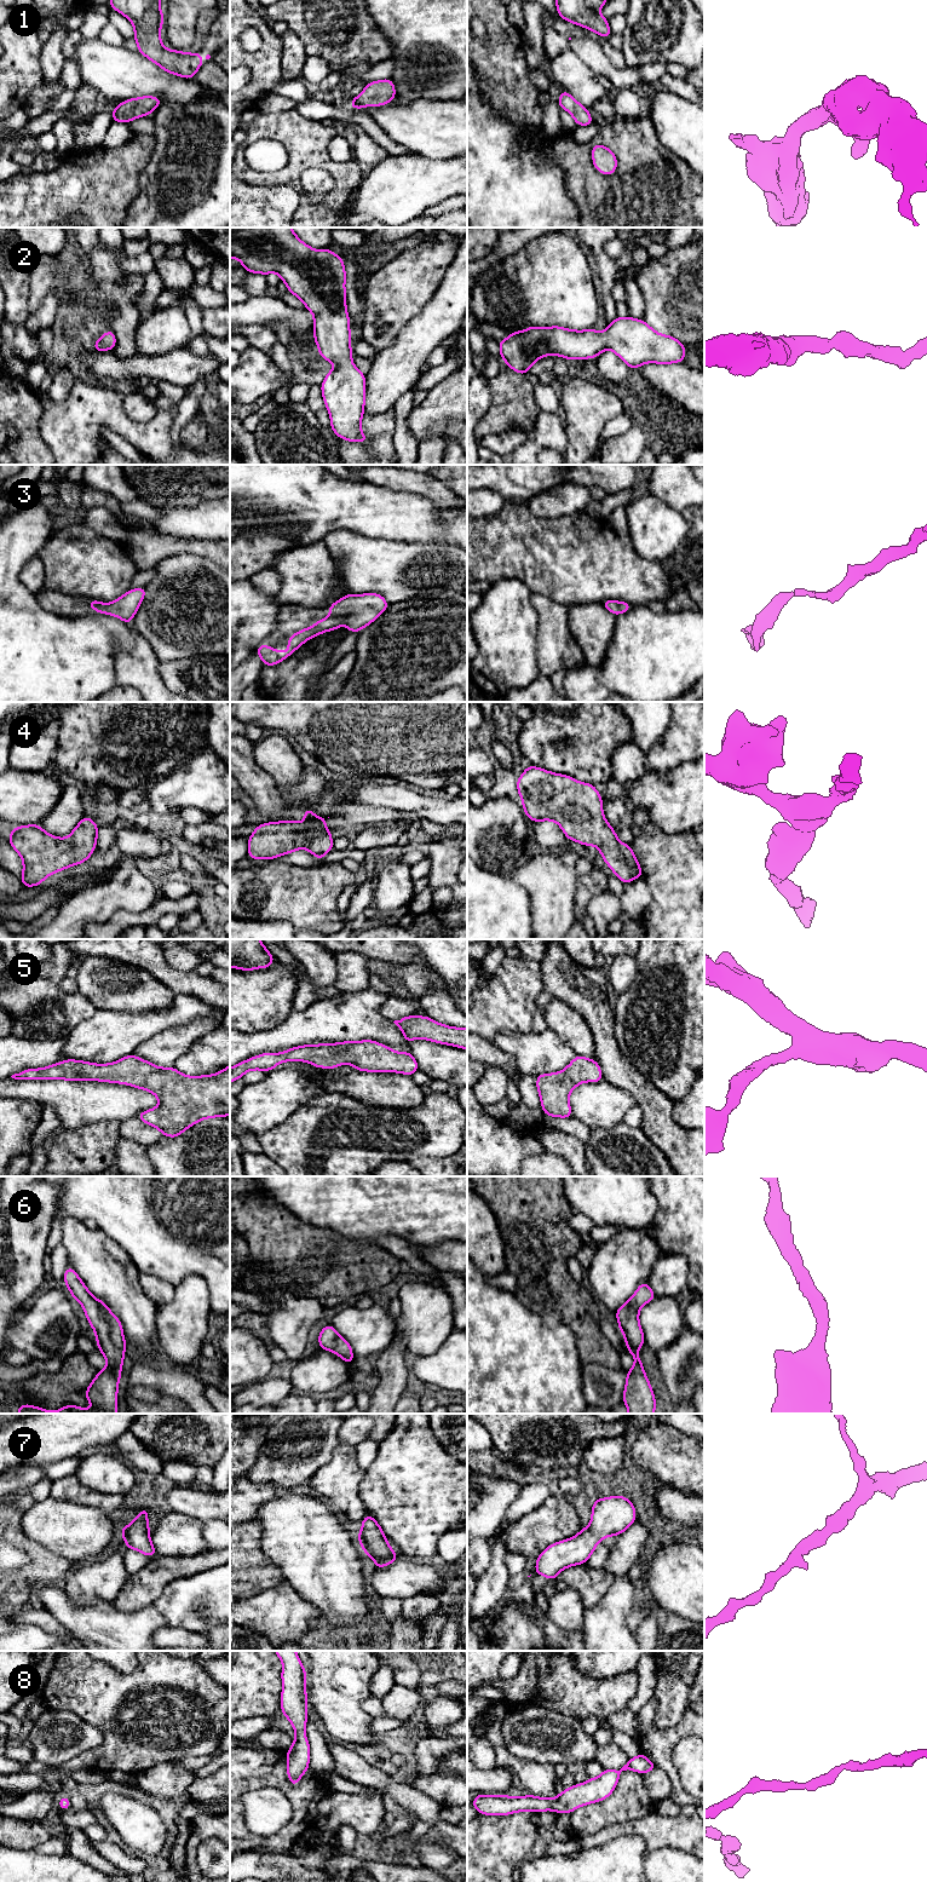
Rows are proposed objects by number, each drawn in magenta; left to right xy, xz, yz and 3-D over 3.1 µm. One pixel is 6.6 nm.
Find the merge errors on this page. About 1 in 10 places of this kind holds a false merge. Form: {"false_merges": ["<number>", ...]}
{"false_merges": []}

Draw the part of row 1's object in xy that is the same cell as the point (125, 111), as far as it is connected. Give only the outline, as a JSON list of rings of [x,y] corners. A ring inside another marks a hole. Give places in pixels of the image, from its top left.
[[[152,96],[127,99],[113,109],[113,122],[127,123],[140,116],[149,116],[163,100]]]

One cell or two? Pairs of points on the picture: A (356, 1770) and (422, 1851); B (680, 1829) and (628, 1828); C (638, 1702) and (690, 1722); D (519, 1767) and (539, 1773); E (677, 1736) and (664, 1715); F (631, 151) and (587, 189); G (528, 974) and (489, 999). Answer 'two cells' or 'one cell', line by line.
A: two cells
B: one cell
C: two cells
D: one cell
E: two cells
F: one cell
G: one cell

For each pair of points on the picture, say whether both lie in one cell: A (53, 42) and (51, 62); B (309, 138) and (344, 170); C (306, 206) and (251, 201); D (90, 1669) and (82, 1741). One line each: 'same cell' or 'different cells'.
A: same cell
B: same cell
C: different cells
D: different cells

